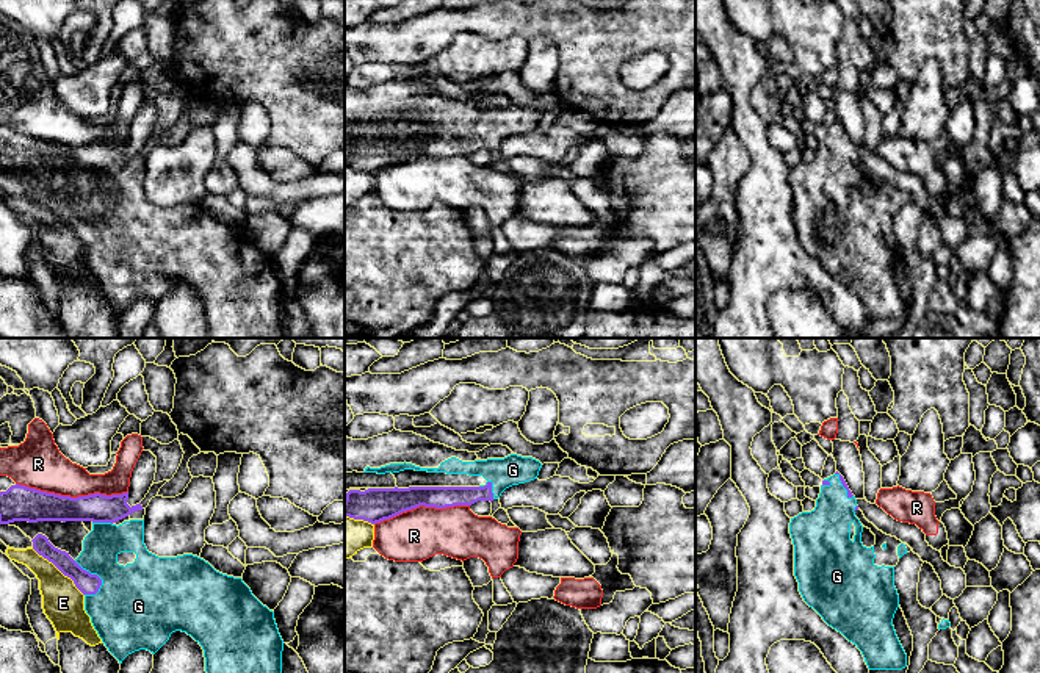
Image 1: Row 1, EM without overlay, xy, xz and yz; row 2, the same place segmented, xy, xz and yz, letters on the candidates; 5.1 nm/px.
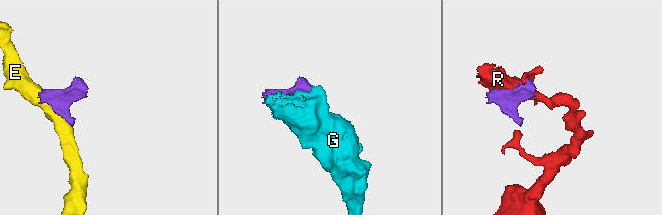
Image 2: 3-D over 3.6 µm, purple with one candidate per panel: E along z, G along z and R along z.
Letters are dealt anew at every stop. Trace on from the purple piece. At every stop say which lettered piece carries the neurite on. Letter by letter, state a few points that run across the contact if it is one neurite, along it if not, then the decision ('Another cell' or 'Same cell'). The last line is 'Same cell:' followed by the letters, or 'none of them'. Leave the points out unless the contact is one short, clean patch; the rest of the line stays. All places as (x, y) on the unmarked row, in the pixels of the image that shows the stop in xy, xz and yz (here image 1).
E: Another cell
G: Same cell
R: Another cell
Same cell: G

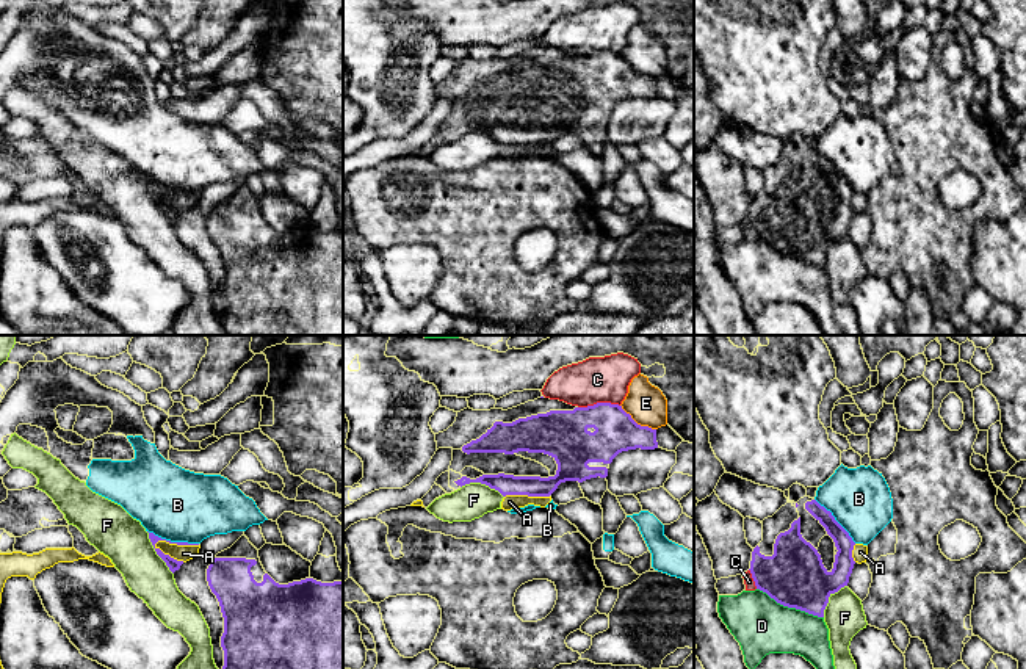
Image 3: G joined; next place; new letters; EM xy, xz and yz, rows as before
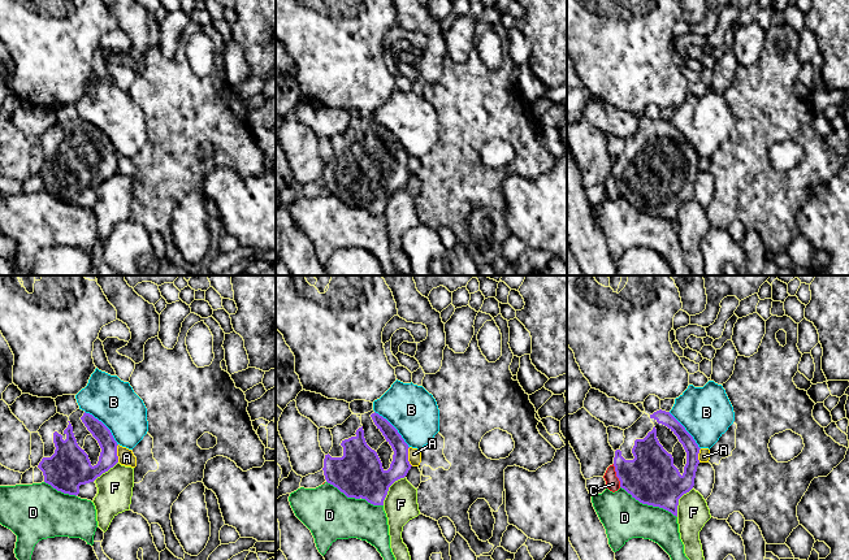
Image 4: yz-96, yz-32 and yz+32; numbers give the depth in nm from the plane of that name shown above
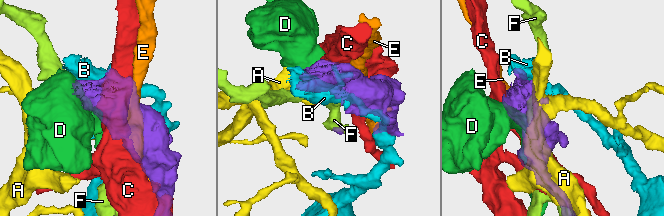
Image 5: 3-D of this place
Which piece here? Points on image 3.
A: Another cell
B: Another cell
C: Another cell
D: Another cell
E: Another cell
F: Another cell
Same cell: none of them

